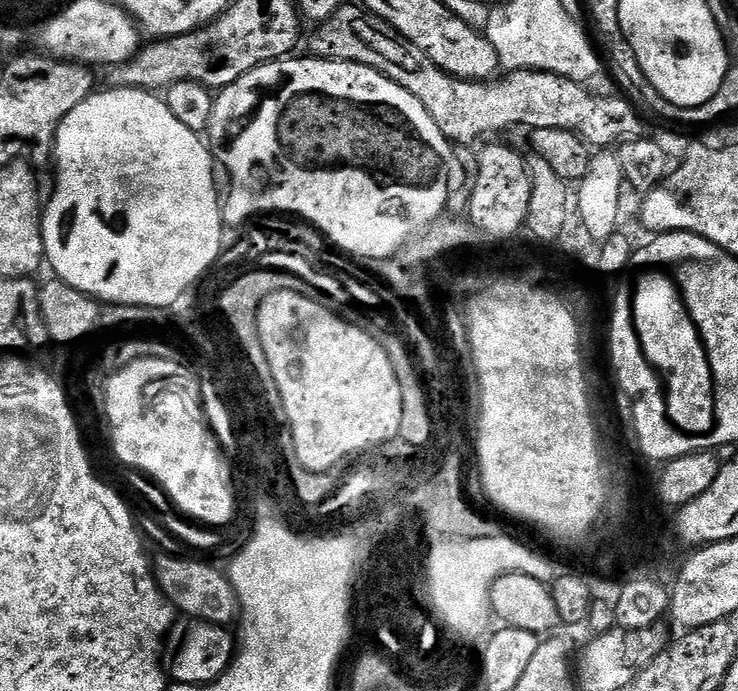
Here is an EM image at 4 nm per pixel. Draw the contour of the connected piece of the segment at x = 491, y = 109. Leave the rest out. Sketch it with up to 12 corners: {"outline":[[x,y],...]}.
{"outline":[[363,6],[315,25],[318,60],[410,90],[453,145],[566,130],[608,150],[639,137],[614,94],[567,76],[459,80]]}

